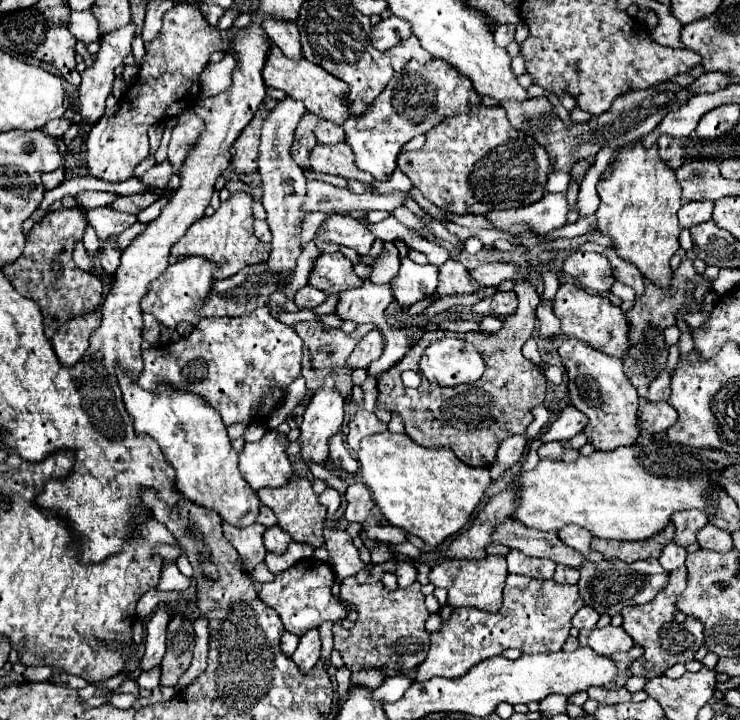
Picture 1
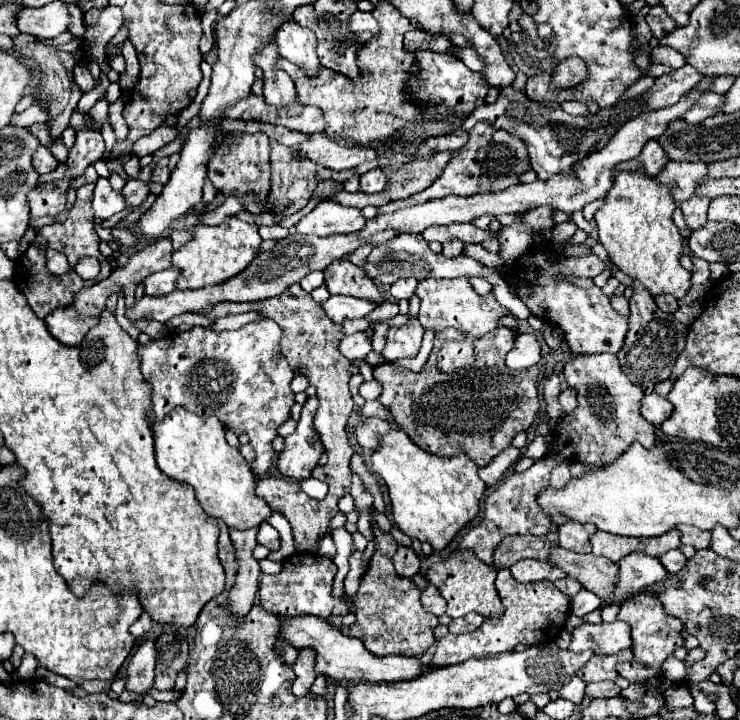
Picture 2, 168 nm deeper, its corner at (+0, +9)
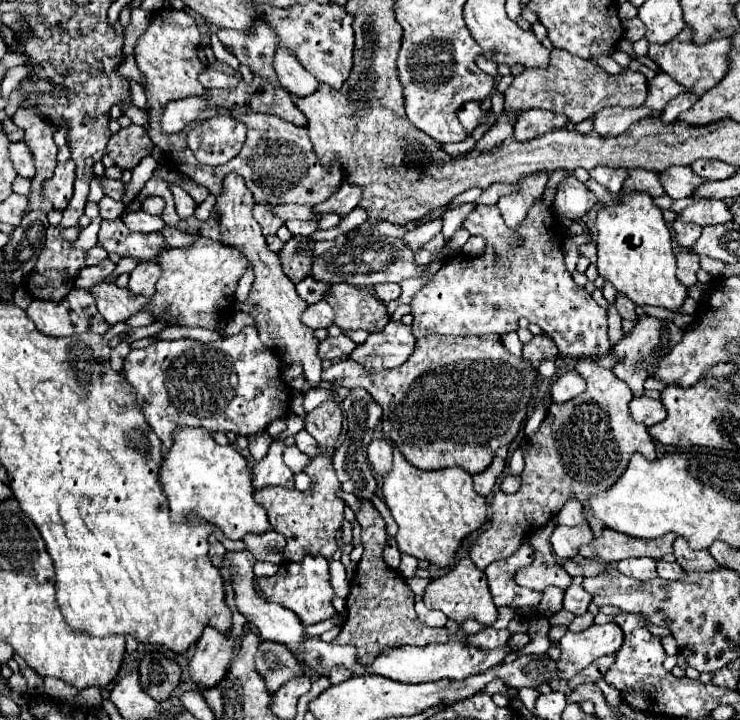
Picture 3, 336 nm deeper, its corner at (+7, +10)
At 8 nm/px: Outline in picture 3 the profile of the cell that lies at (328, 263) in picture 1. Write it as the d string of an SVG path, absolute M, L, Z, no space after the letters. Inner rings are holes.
M345 282L329 284L325 300L333 306L333 310L335 310L335 324L339 328L343 328L343 330L363 328L363 330L369 330L369 332L379 332L389 322L389 314L387 314L385 304L381 300L377 300L373 296L373 292L367 290L367 288L359 288L359 286L345 284Z

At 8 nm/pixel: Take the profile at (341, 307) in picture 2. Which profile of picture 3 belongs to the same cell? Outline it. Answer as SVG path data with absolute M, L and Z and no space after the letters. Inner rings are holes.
M325 300L311 304L303 312L303 324L311 326L311 328L329 328L333 324L333 320L335 320L335 310Z

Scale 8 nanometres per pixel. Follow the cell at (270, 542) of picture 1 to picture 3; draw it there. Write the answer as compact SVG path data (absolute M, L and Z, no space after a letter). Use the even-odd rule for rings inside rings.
M267 530L263 534L247 534L243 538L243 542L247 544L247 550L255 554L257 560L265 560L265 562L273 562L273 564L283 562L283 548L285 548L283 534L279 534L275 530Z

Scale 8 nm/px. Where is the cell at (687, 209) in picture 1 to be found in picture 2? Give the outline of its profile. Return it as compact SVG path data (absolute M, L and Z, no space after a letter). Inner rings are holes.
M692 197L692 199L684 201L684 203L680 203L682 213L684 213L686 227L688 227L690 231L702 229L702 227L706 225L708 205L710 205L710 199L708 199L708 197Z

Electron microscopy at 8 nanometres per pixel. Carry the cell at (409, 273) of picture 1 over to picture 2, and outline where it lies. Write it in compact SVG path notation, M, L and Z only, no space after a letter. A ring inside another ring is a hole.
M398 279L392 287L390 287L390 295L400 301L400 299L410 299L414 295L418 281L416 279Z

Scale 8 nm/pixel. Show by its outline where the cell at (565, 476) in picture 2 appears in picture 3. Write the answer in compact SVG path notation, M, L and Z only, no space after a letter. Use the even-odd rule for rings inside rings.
M551 520L529 536L529 544L533 548L533 562L515 572L515 582L519 586L533 590L545 590L547 586L561 586L563 590L567 590L567 586L571 584L571 576L557 564L551 552L550 538L555 526L557 522Z

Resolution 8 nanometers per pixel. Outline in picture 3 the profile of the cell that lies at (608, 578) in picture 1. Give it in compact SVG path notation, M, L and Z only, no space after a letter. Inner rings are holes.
M625 558L617 564L619 572L635 578L635 580L651 580L657 578L657 570L655 570L655 560L653 558Z

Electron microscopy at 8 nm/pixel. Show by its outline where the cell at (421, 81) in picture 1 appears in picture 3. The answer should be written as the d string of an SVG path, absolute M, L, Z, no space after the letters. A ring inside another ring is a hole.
M343 180L335 194L331 194L325 202L317 204L317 208L313 210L315 212L313 218L319 220L323 212L337 212L337 214L345 216L361 202L361 198L363 198L363 186L355 186L347 180Z

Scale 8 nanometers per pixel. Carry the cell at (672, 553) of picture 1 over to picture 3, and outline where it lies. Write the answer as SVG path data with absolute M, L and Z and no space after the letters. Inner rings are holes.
M657 560L657 574L665 580L675 580L683 574L683 568L677 562L667 562L667 560Z

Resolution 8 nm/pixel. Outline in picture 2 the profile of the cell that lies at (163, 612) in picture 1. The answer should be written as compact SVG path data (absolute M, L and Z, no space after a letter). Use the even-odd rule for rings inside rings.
M146 641L134 651L126 667L126 691L136 695L146 695L154 683L154 665L156 665L156 647L154 641Z

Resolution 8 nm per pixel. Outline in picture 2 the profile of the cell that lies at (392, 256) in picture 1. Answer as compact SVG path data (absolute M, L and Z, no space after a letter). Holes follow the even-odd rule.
M362 245L362 247L358 247L354 253L350 253L348 255L348 259L354 263L354 265L364 265L366 263L366 257L370 255L370 251L372 251L372 245Z

